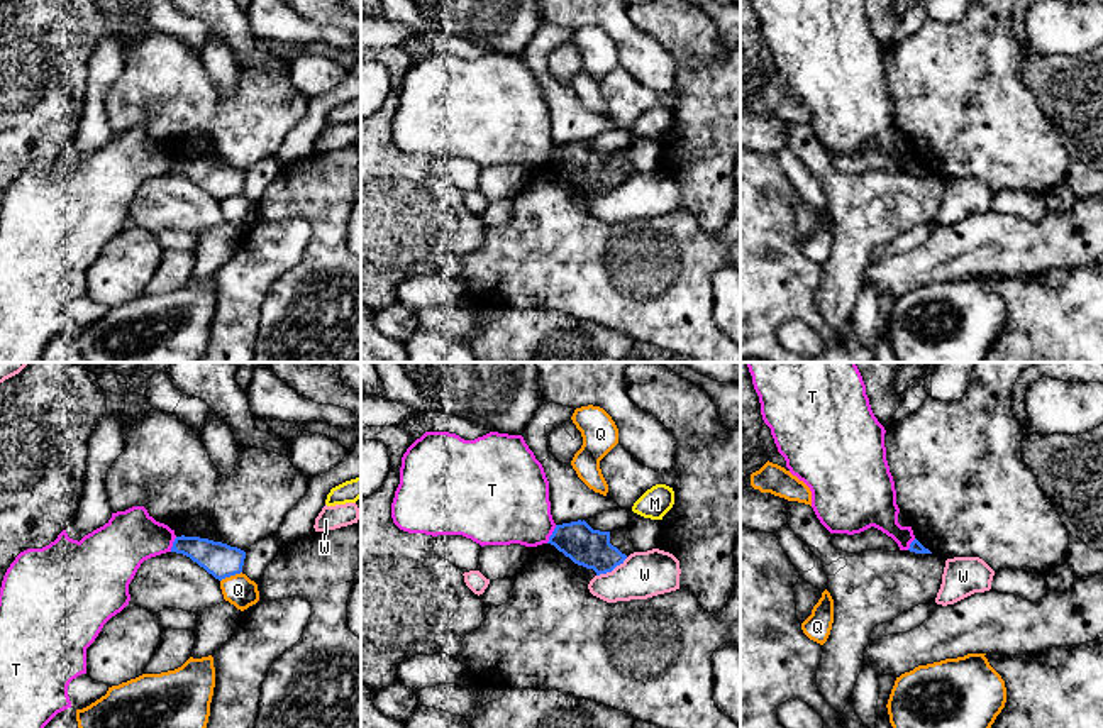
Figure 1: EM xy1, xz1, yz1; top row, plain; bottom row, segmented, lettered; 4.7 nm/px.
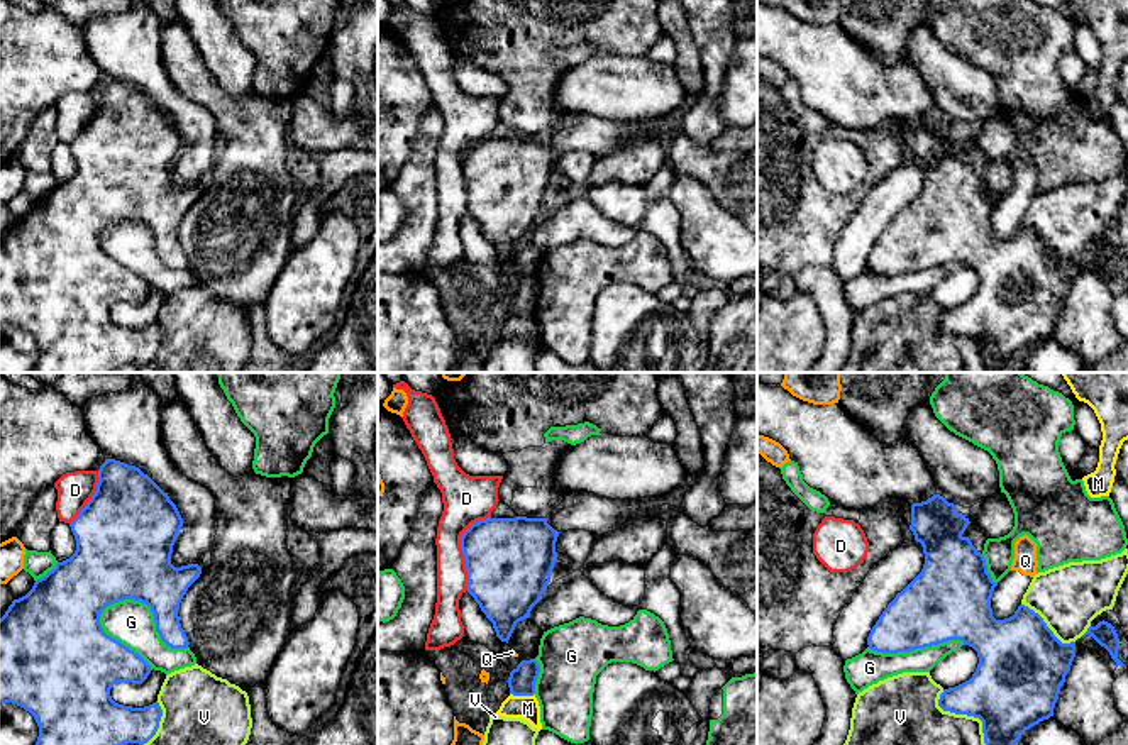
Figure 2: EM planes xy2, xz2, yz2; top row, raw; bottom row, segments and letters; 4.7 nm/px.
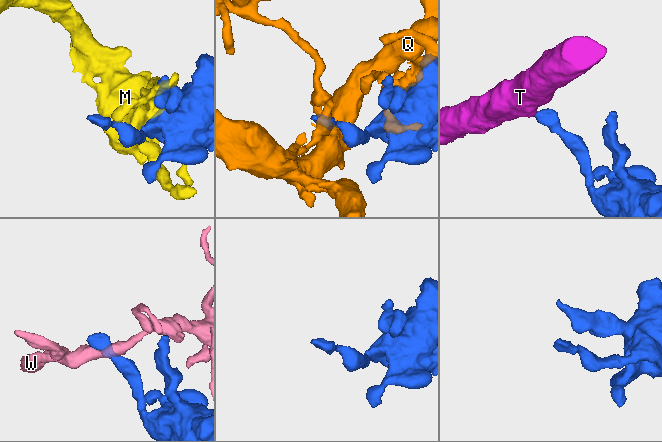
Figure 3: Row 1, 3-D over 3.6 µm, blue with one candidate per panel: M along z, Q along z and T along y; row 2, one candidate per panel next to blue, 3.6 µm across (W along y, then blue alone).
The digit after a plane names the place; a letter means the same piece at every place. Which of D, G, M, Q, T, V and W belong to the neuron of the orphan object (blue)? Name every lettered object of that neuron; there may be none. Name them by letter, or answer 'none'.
none

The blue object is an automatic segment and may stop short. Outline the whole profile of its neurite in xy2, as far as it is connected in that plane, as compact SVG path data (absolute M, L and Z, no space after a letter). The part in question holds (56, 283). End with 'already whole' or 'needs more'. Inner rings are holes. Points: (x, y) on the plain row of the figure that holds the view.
M105 80L100 86L95 115L69 147L76 161L75 174L37 200L25 217L14 220L0 239L0 323L17 325L34 337L39 347L34 372L113 372L125 364L144 366L159 349L159 323L124 327L112 320L110 310L119 303L142 305L152 290L139 274L103 252L100 235L113 224L141 222L151 229L161 261L171 269L186 269L190 262L178 229L202 188L171 185L173 166L183 147L176 125L139 88L115 80Z | already whole

